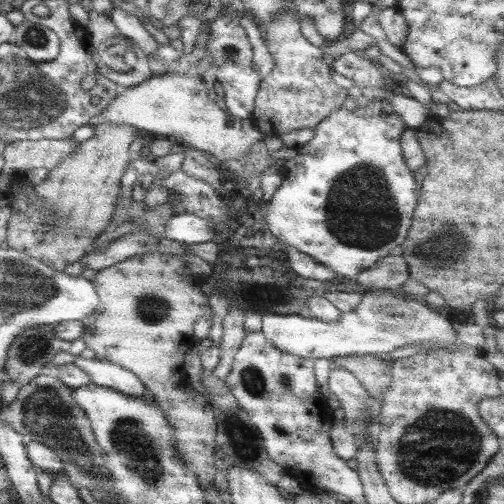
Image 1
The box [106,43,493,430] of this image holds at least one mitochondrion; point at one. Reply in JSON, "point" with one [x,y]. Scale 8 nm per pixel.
{"point":[368,218]}

